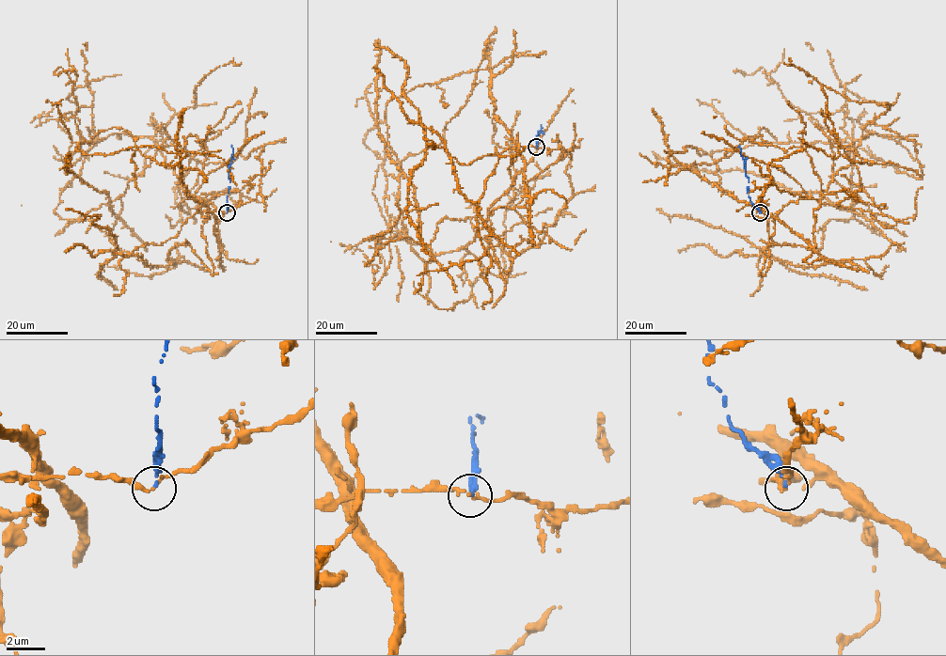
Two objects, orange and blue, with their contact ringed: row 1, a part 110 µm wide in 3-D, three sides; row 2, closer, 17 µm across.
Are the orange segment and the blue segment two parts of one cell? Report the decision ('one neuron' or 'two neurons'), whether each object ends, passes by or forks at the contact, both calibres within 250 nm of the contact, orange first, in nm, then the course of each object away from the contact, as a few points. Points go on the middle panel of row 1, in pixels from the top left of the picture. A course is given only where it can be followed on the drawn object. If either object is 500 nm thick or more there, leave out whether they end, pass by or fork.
two neurons; orange passes by; blue ends; calibres 170 and 200 nm; course orange (536, 148), (442, 148), (479, 215), (523, 148), (488, 209), (498, 268), (487, 246), (552, 207); course blue (536, 148), (536, 135), (539, 135), (542, 125)

